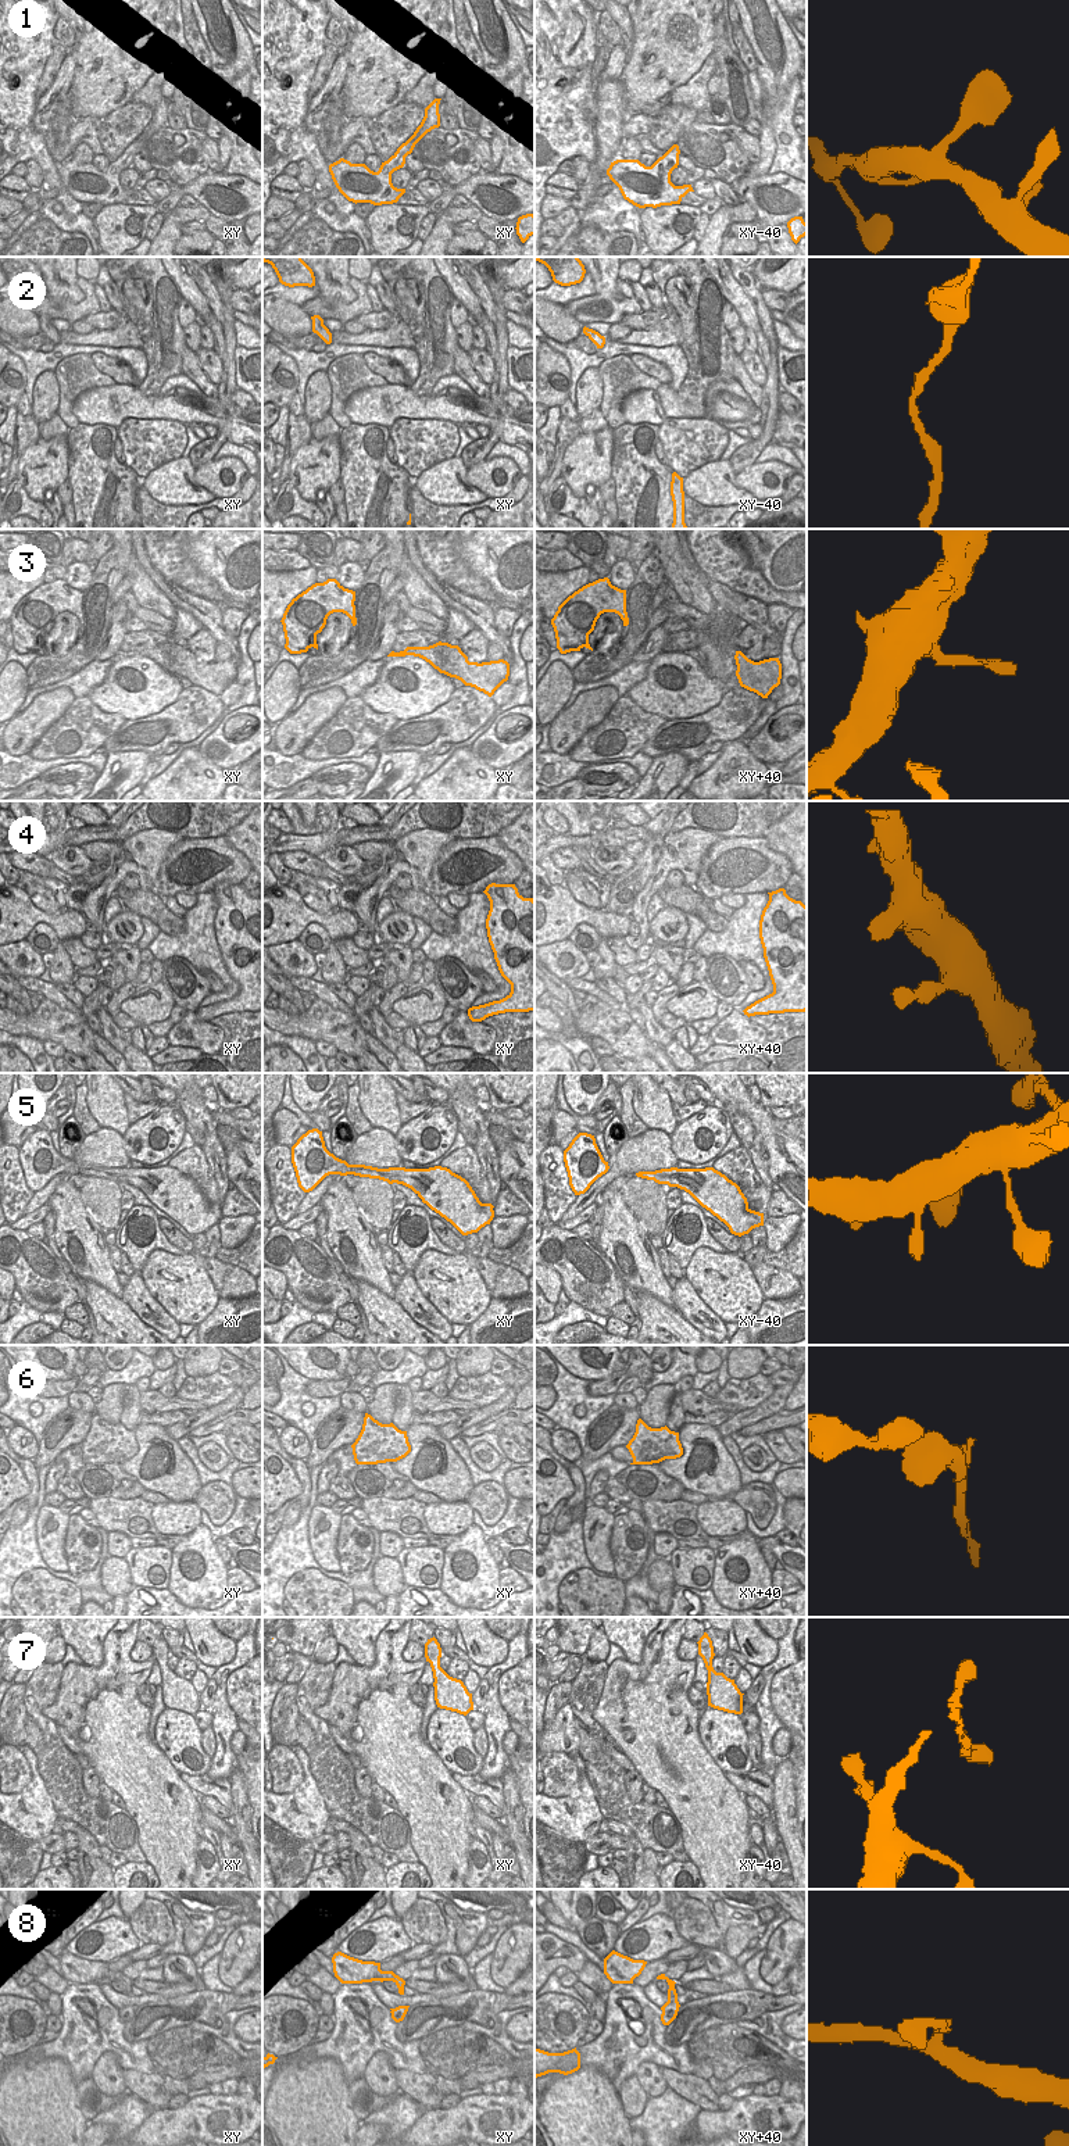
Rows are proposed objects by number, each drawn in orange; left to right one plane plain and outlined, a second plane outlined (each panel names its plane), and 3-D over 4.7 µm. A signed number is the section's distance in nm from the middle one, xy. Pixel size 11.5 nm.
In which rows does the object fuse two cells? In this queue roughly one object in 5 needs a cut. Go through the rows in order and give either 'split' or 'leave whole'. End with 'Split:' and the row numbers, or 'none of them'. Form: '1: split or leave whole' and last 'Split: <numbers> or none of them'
1: leave whole
2: leave whole
3: leave whole
4: leave whole
5: leave whole
6: leave whole
7: leave whole
8: leave whole
Split: none of them

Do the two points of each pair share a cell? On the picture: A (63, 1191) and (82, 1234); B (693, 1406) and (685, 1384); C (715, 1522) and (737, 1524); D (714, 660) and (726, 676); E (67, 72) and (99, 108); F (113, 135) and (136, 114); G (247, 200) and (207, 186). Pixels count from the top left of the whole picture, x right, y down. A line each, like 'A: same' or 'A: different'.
A: same
B: different
C: same
D: same
E: different
F: same
G: same

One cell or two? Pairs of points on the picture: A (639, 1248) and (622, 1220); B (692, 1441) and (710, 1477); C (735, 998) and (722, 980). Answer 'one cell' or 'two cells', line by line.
A: one cell
B: one cell
C: one cell

